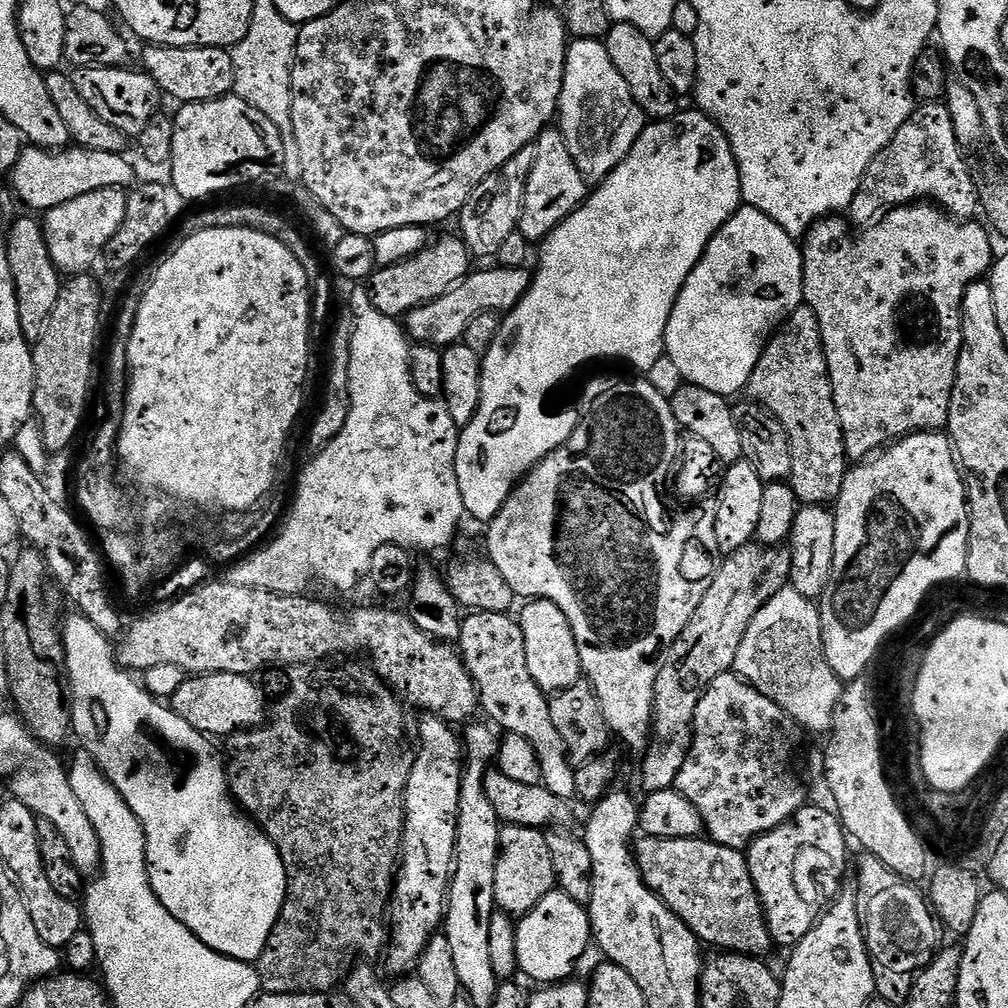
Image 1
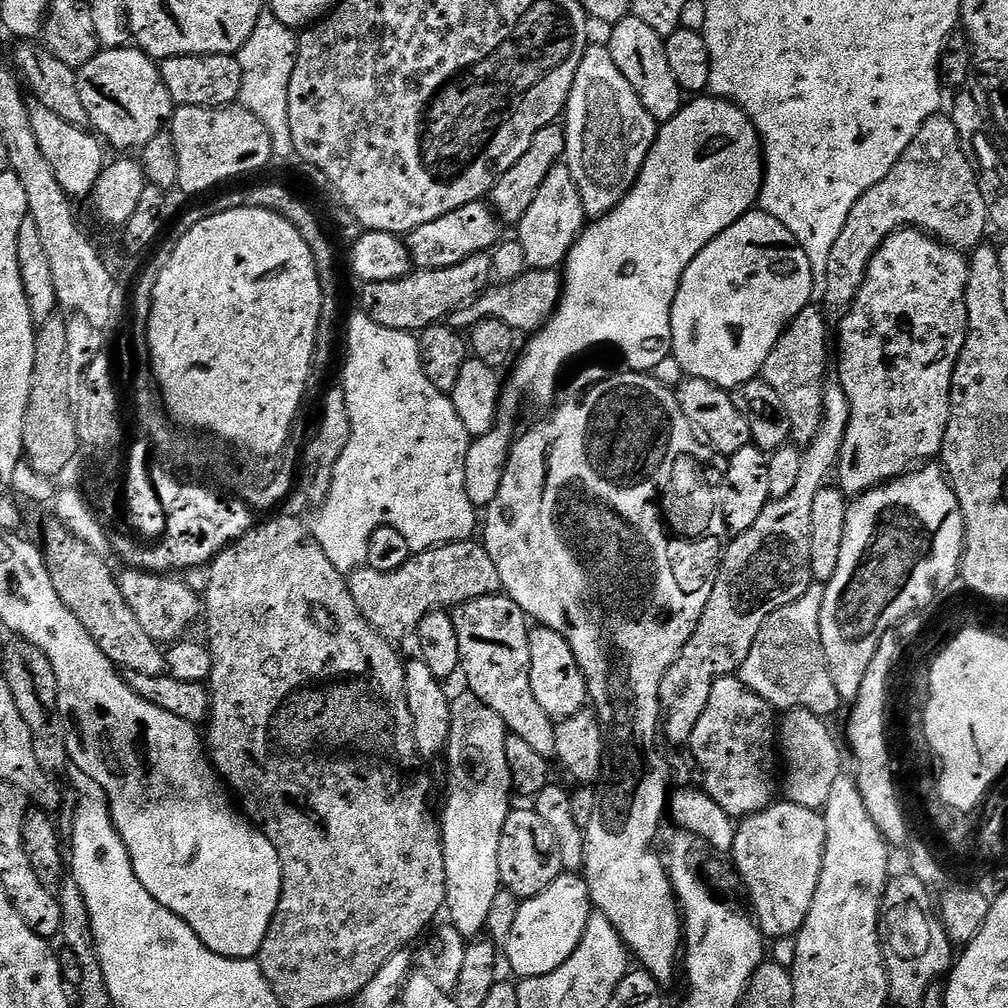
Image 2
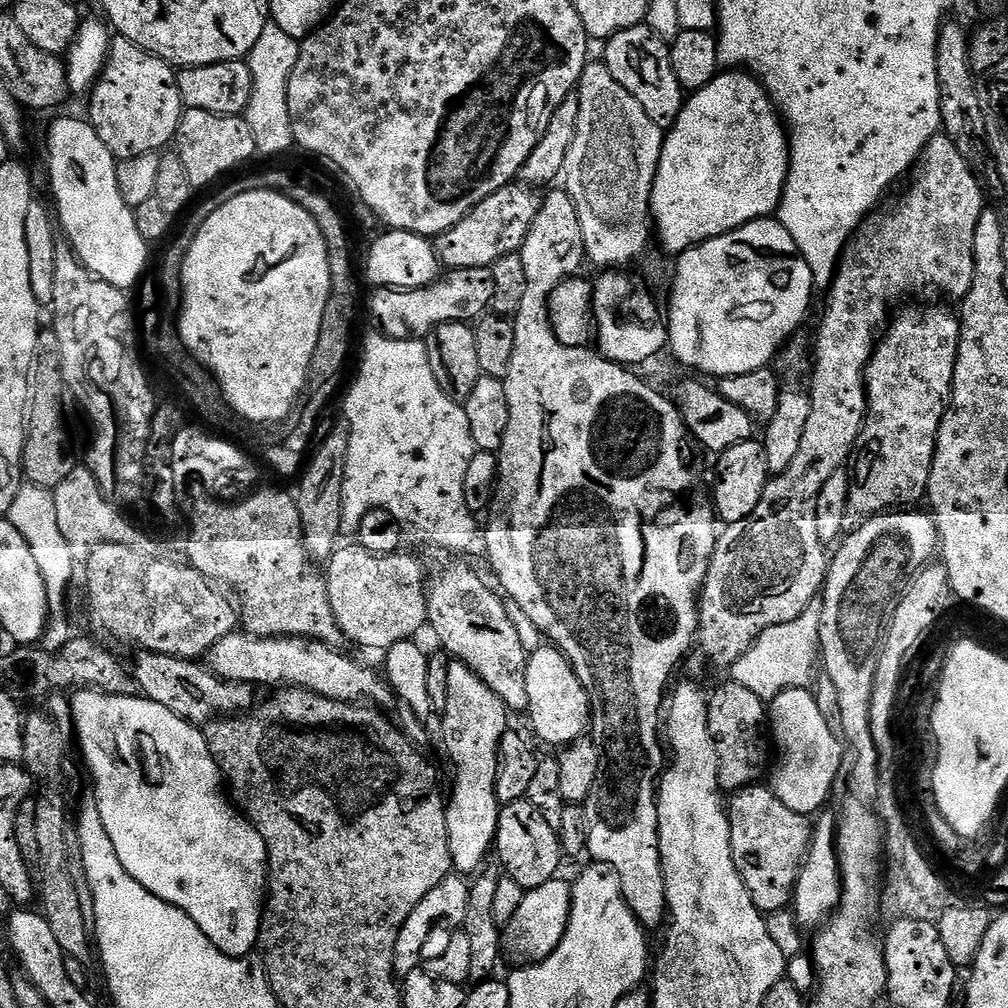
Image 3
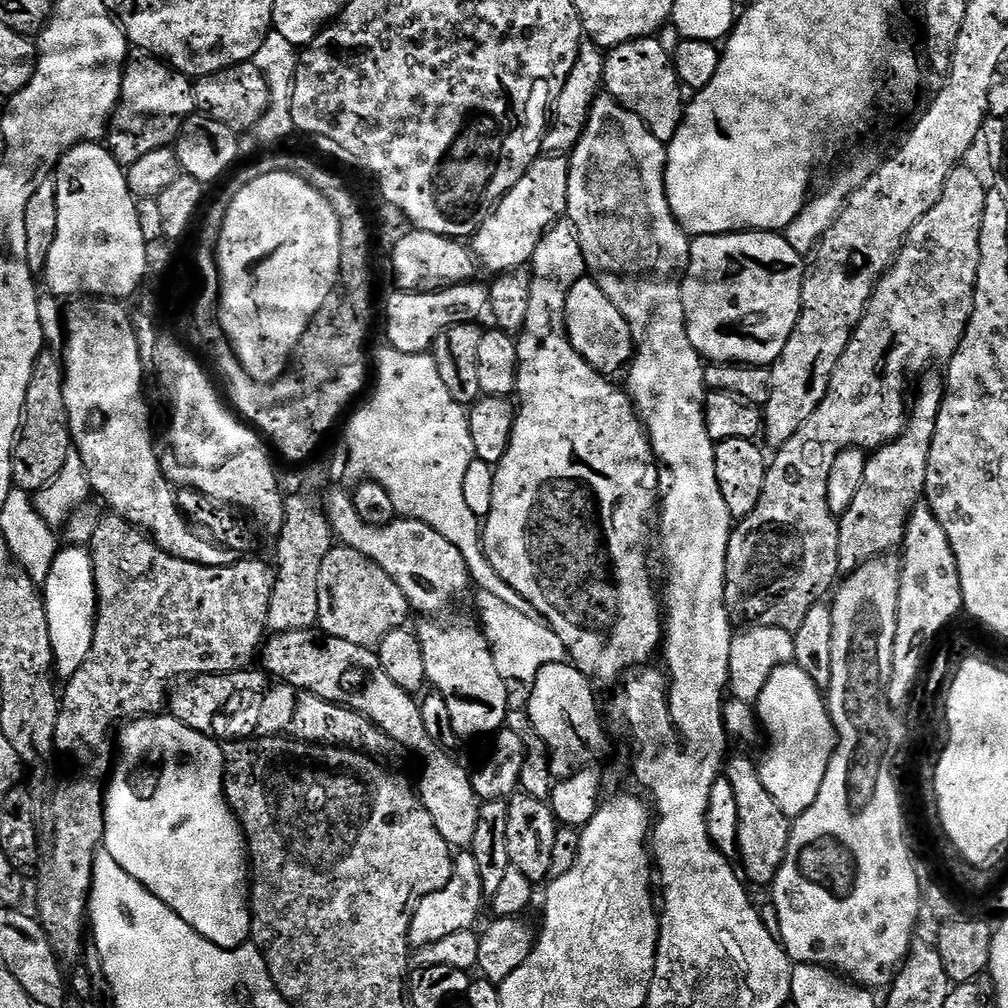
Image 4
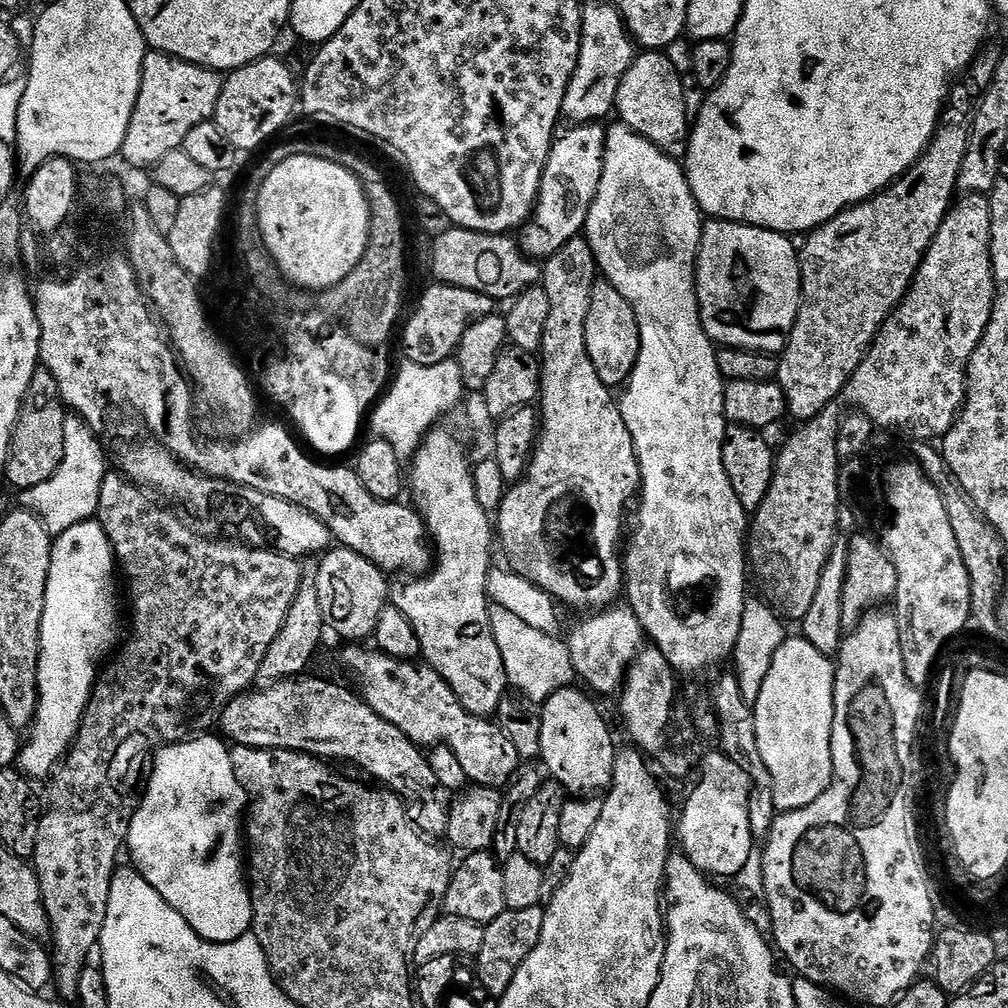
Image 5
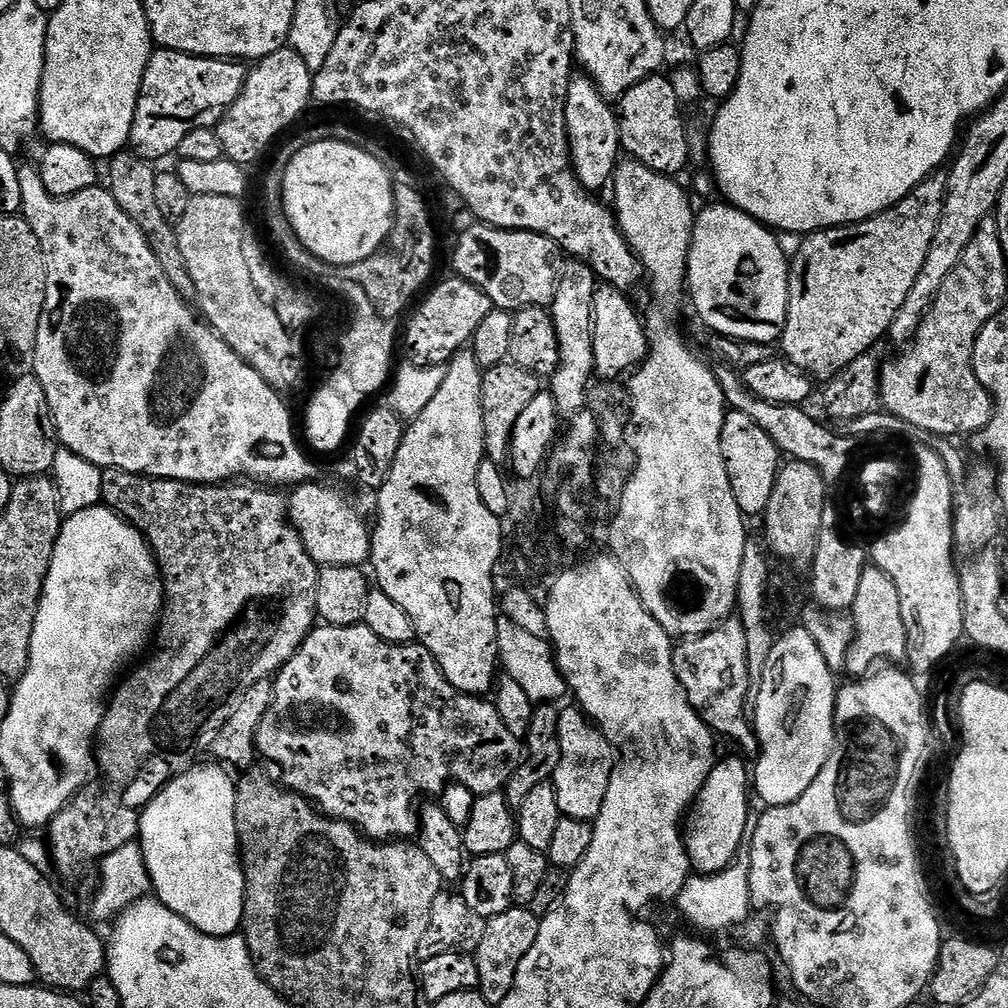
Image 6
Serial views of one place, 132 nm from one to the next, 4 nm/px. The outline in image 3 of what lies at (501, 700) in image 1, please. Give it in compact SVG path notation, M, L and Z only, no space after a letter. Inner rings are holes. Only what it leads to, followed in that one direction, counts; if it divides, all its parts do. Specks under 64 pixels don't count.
M448 564L436 577L431 577L428 593L428 624L440 639L439 647L449 657L465 664L502 700L509 713L528 711L526 694L526 666L530 652L523 648L518 630L507 616L504 600L495 596L464 564Z

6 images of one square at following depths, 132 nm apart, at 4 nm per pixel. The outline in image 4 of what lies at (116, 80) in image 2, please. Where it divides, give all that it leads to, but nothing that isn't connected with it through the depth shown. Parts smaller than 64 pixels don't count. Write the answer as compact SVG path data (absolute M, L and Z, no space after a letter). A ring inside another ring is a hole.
M151 55L129 59L120 87L120 103L106 133L106 147L114 159L127 166L138 162L142 154L171 145L180 134L180 127L197 111L194 84L183 72L177 72L165 61Z

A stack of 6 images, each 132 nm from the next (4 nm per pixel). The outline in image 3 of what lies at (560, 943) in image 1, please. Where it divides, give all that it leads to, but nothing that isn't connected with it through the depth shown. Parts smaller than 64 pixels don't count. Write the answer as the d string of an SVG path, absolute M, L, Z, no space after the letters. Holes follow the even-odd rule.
M557 878L537 888L529 888L522 898L522 906L502 928L502 952L513 960L513 965L527 966L541 964L554 950L566 934L572 909L572 884Z

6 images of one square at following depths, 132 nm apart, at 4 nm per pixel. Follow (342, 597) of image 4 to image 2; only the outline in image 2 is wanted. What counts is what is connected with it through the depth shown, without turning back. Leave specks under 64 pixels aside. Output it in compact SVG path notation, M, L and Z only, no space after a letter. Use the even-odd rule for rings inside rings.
M475 539L459 540L453 544L441 544L438 548L427 548L425 552L412 554L404 566L390 573L382 573L367 566L356 569L347 577L348 589L358 606L358 610L370 622L375 632L389 638L415 633L416 627L426 614L437 610L451 610L458 604L465 604L479 596L494 596L501 591L498 578L498 566L494 566L494 558L486 551L483 543Z

